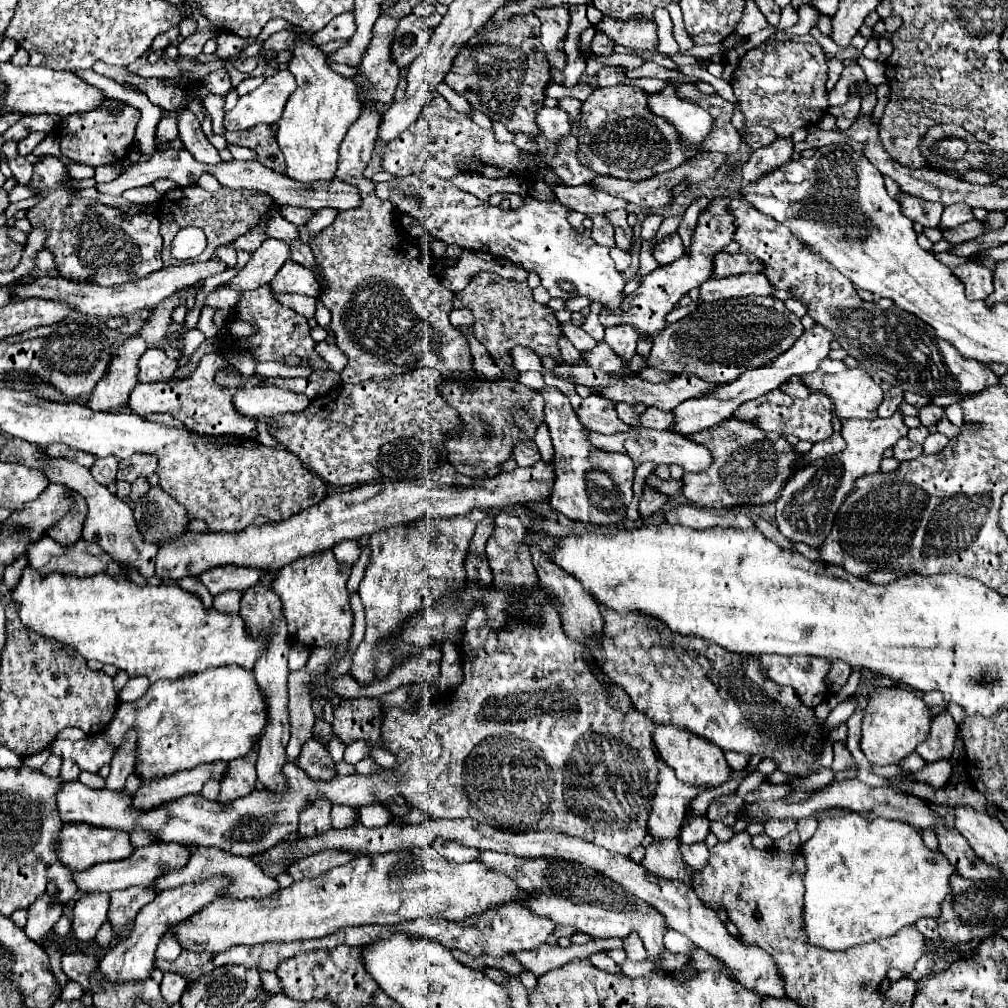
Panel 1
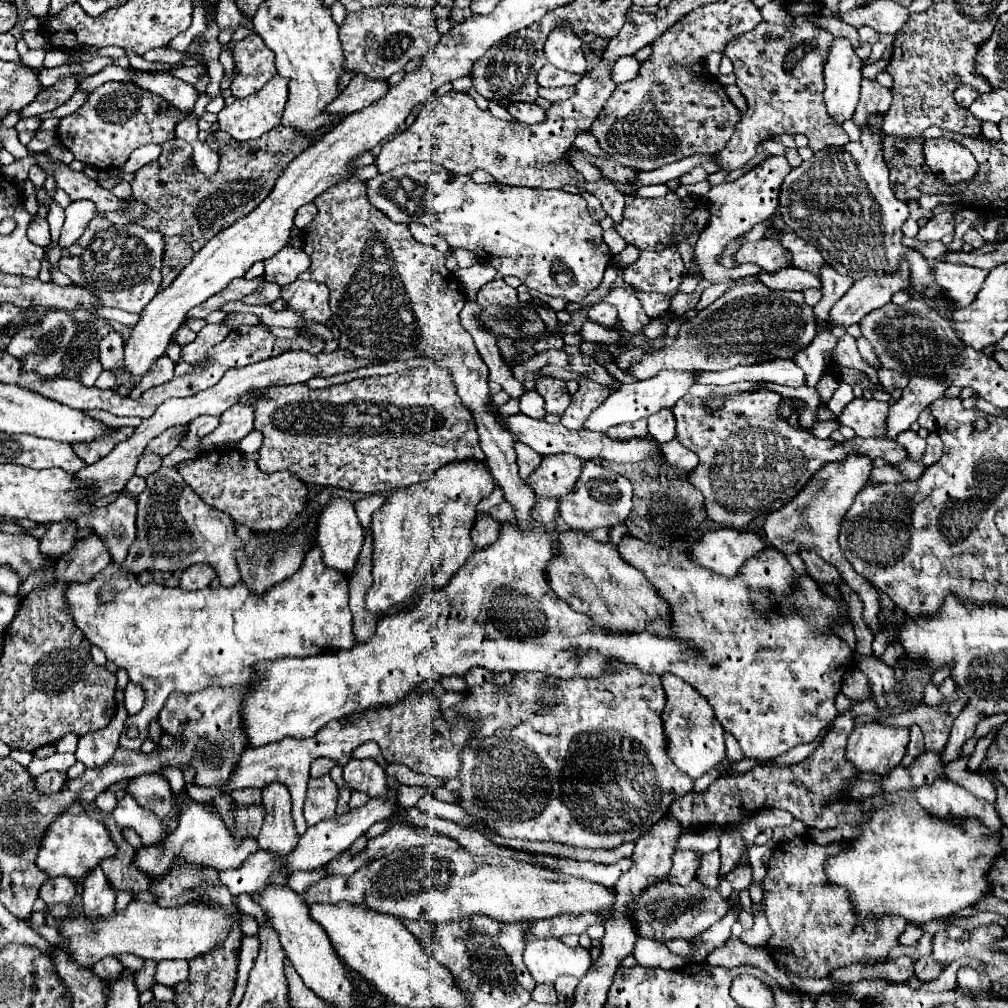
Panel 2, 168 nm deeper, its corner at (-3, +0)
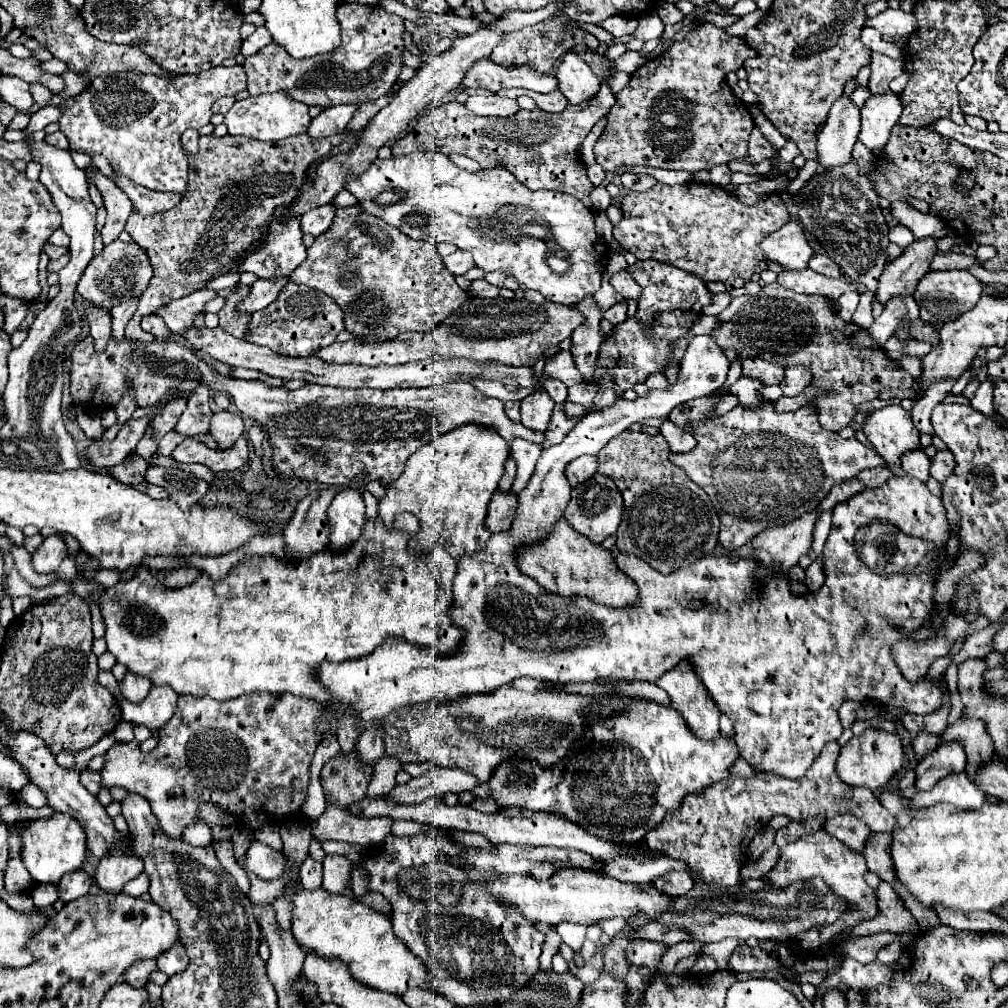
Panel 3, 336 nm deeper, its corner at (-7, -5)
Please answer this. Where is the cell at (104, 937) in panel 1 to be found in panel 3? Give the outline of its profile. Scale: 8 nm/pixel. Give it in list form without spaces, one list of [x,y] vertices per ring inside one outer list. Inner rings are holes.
[[[141,873],[141,875],[139,875],[139,877],[135,877],[133,881],[125,883],[123,891],[125,891],[127,895],[133,895],[133,897],[139,897],[139,895],[143,895],[143,893],[147,891],[147,887],[149,887],[149,877],[147,877],[145,873]]]

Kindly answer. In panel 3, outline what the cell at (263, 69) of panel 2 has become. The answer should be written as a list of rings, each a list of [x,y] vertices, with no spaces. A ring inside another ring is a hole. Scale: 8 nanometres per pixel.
[[[341,3],[337,7],[337,21],[341,23],[341,49],[335,49],[333,53],[293,61],[289,53],[283,53],[285,49],[277,49],[277,45],[269,43],[249,57],[243,63],[249,95],[257,97],[285,89],[293,99],[305,105],[333,107],[339,103],[363,103],[389,93],[403,69],[403,19],[387,13],[379,5]]]

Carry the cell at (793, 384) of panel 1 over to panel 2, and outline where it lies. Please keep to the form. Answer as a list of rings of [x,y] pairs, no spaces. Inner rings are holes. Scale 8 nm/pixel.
[[[757,390],[757,392],[741,392],[737,396],[731,396],[721,408],[705,408],[705,398],[697,398],[693,394],[683,396],[673,406],[673,414],[677,420],[677,440],[695,452],[699,456],[699,464],[689,474],[691,484],[703,492],[705,496],[705,510],[709,520],[717,522],[723,528],[745,528],[755,518],[767,516],[771,512],[777,512],[781,506],[785,506],[805,484],[813,478],[815,472],[819,472],[821,466],[829,462],[839,462],[847,454],[863,454],[869,458],[883,458],[889,464],[899,464],[905,460],[907,452],[889,438],[851,438],[841,444],[833,442],[831,438],[819,440],[811,432],[805,434],[805,428],[791,426],[783,416],[777,416],[777,404],[783,398],[771,390]]]

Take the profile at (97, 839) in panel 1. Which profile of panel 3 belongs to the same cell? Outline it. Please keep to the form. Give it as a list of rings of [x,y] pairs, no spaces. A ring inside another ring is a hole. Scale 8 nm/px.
[[[57,813],[53,817],[35,819],[29,823],[25,835],[23,835],[23,861],[29,873],[37,883],[57,883],[65,873],[83,869],[87,861],[87,831],[85,827],[63,813]]]

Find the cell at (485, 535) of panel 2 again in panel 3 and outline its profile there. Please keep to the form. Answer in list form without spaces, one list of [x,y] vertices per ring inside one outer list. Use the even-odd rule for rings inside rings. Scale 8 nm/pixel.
[[[493,493],[493,499],[489,503],[487,509],[487,519],[485,519],[485,527],[491,533],[499,533],[509,529],[511,521],[513,521],[513,505],[517,505],[515,495],[511,493]]]

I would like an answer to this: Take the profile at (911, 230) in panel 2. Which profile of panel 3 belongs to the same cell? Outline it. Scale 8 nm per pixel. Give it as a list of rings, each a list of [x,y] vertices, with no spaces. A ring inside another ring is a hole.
[[[897,225],[897,227],[891,227],[891,233],[889,233],[889,239],[893,241],[893,243],[897,243],[897,245],[901,245],[901,247],[907,247],[907,245],[911,245],[913,243],[913,233],[911,233],[911,229],[909,227],[905,227],[905,225]]]

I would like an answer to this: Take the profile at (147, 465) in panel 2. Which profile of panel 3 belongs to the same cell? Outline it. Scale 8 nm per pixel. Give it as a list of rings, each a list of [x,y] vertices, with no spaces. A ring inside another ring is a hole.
[[[171,431],[171,433],[167,433],[161,441],[159,441],[159,447],[157,447],[157,453],[155,453],[155,457],[159,457],[159,455],[163,455],[163,457],[169,457],[171,453],[173,453],[173,449],[183,441],[185,437],[183,435],[179,435],[179,433],[175,433],[175,431]]]

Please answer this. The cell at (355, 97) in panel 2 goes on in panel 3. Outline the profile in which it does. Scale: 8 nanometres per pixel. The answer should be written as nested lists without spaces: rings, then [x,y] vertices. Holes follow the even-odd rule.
[[[335,105],[335,107],[327,107],[319,113],[319,117],[311,119],[311,125],[307,129],[307,133],[313,137],[313,139],[319,139],[319,137],[329,137],[333,133],[341,133],[347,123],[351,121],[351,117],[355,115],[357,111],[357,105]]]

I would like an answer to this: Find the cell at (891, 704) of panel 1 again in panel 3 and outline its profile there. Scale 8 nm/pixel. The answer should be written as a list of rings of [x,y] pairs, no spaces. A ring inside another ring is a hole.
[[[867,729],[861,735],[855,735],[847,745],[841,747],[841,755],[837,759],[837,775],[841,781],[857,787],[867,787],[871,791],[877,791],[889,783],[889,779],[901,769],[903,765],[903,745],[899,735],[887,733],[887,731],[877,731],[877,729]]]

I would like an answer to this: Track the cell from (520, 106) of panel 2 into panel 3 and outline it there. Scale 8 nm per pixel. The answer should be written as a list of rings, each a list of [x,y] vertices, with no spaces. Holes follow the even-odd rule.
[[[471,95],[465,101],[465,105],[477,115],[493,115],[493,117],[511,117],[521,109],[515,99],[501,99],[495,95]]]

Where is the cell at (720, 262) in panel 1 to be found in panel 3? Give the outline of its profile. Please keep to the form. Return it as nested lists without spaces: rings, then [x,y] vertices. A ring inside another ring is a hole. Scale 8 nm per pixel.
[[[797,221],[785,223],[779,231],[765,237],[759,243],[765,259],[779,263],[783,269],[805,269],[811,259],[811,247],[805,239],[805,233]]]

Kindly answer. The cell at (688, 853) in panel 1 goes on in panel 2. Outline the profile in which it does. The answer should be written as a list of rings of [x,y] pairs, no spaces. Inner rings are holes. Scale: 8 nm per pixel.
[[[677,850],[673,854],[673,866],[671,866],[671,872],[667,876],[667,880],[671,884],[689,884],[693,878],[695,878],[695,872],[699,868],[699,854],[691,852],[691,850]]]

